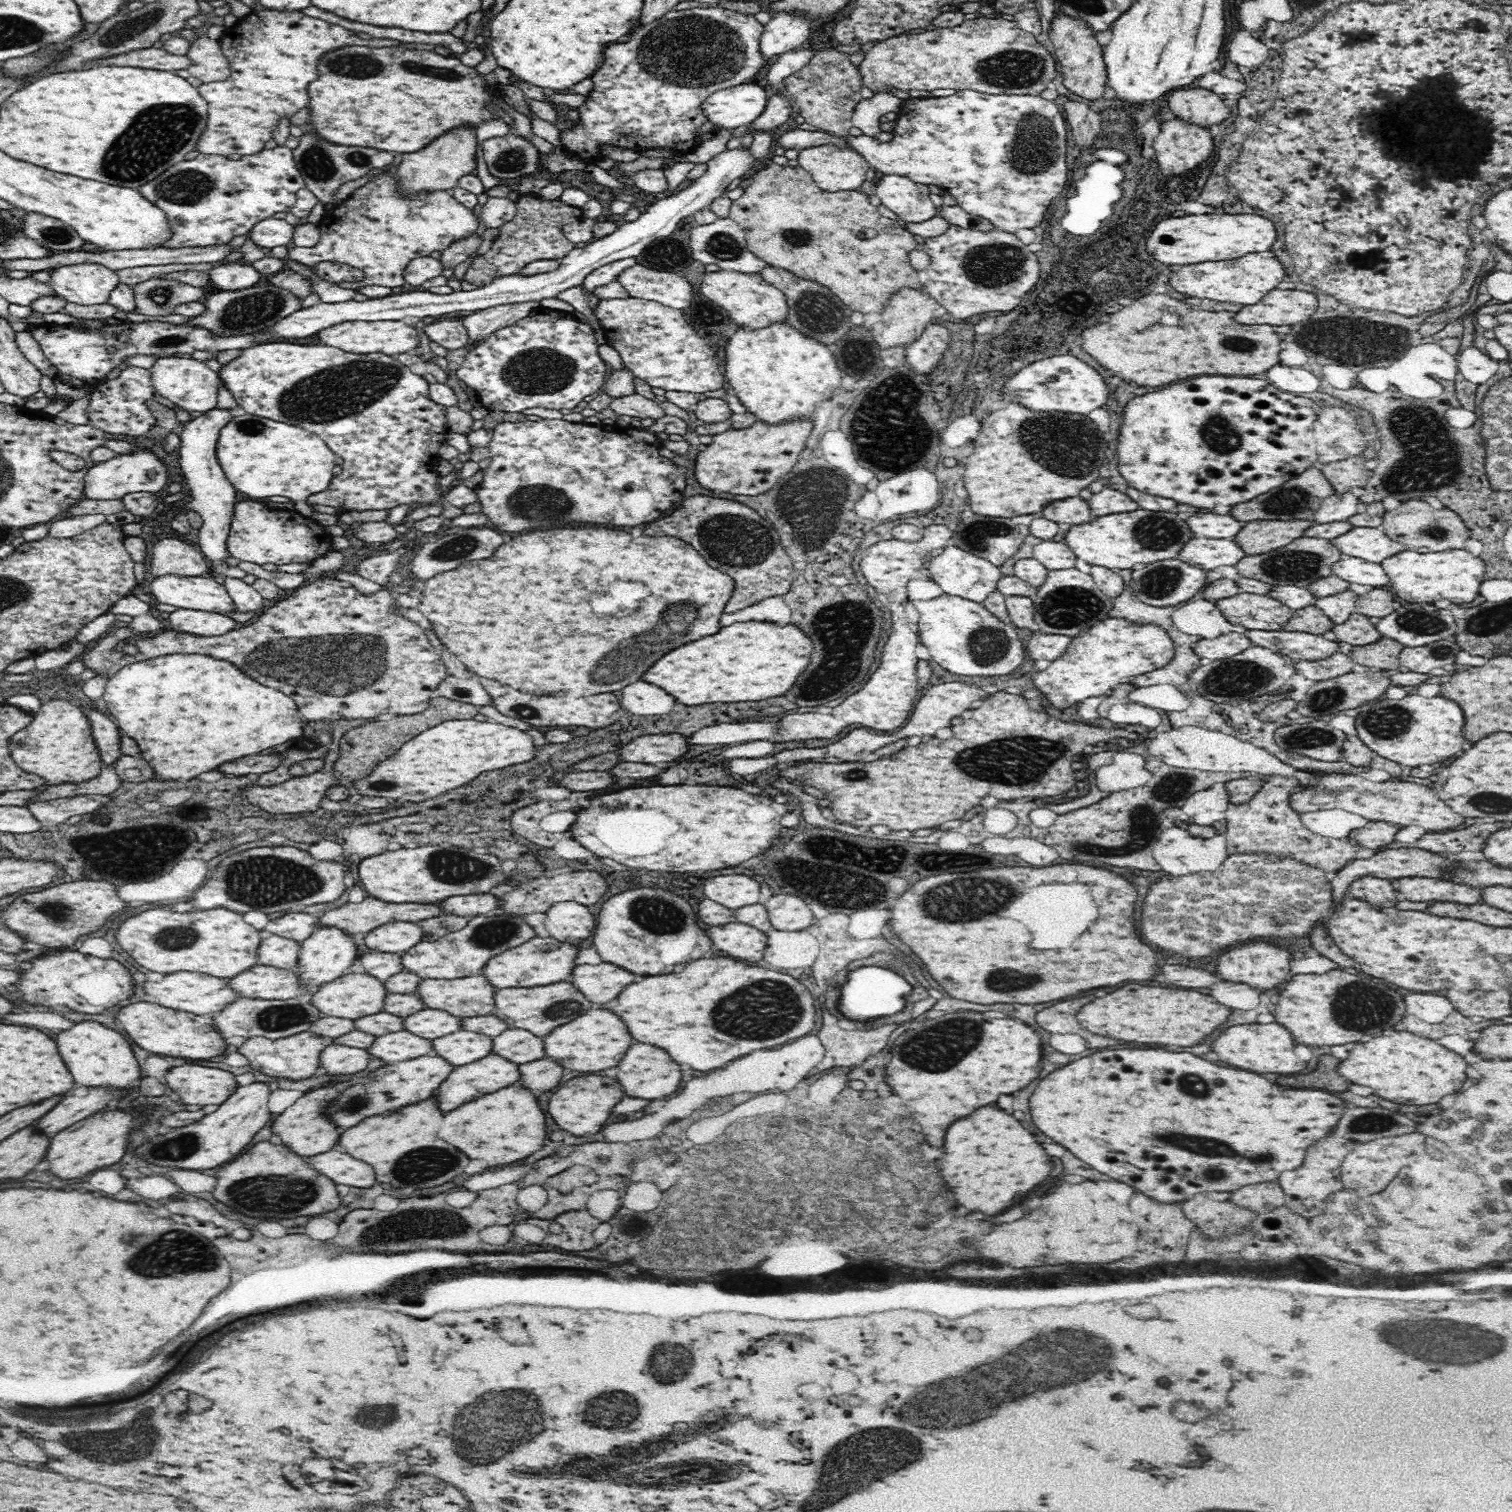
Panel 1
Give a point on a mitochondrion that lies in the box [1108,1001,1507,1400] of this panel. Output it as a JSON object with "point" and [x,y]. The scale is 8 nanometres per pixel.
{"point":[1391,1334]}

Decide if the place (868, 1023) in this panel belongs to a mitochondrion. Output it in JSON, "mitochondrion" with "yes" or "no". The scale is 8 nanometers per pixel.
{"mitochondrion":"no"}

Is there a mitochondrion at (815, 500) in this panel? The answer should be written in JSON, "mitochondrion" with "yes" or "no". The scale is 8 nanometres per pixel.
{"mitochondrion":"yes"}

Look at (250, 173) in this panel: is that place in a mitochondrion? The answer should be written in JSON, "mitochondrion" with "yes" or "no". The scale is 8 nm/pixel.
{"mitochondrion":"no"}

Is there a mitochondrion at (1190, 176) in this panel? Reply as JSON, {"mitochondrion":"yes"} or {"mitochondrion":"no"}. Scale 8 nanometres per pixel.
{"mitochondrion":"no"}

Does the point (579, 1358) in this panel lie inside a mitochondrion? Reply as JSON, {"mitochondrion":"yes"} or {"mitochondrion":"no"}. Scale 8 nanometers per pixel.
{"mitochondrion":"no"}

